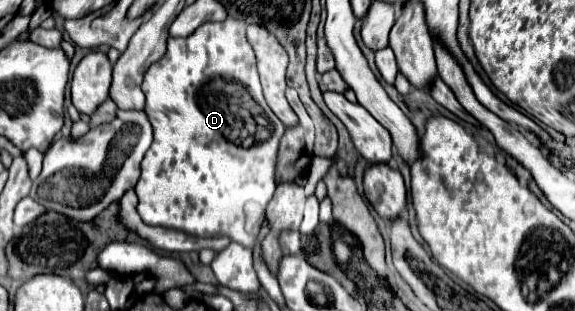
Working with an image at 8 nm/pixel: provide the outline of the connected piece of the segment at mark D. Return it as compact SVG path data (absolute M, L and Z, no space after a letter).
M228 17L222 23L206 23L206 25L198 27L186 39L180 39L180 37L170 39L164 57L160 61L156 61L154 65L150 65L150 69L146 71L142 91L146 95L144 111L148 113L150 123L154 127L154 143L150 145L150 149L146 151L146 155L142 159L142 175L140 175L140 181L136 185L138 213L140 213L142 221L148 225L156 225L156 227L178 229L178 231L190 233L194 237L214 237L218 233L226 233L226 237L230 237L232 241L236 241L244 247L254 247L260 225L264 223L266 205L272 199L274 189L276 189L276 161L278 161L278 145L280 145L280 139L284 133L284 125L272 113L272 109L268 107L268 103L262 95L262 85L258 79L258 71L256 71L256 55L254 55L250 43L246 39L246 25L238 19Z

